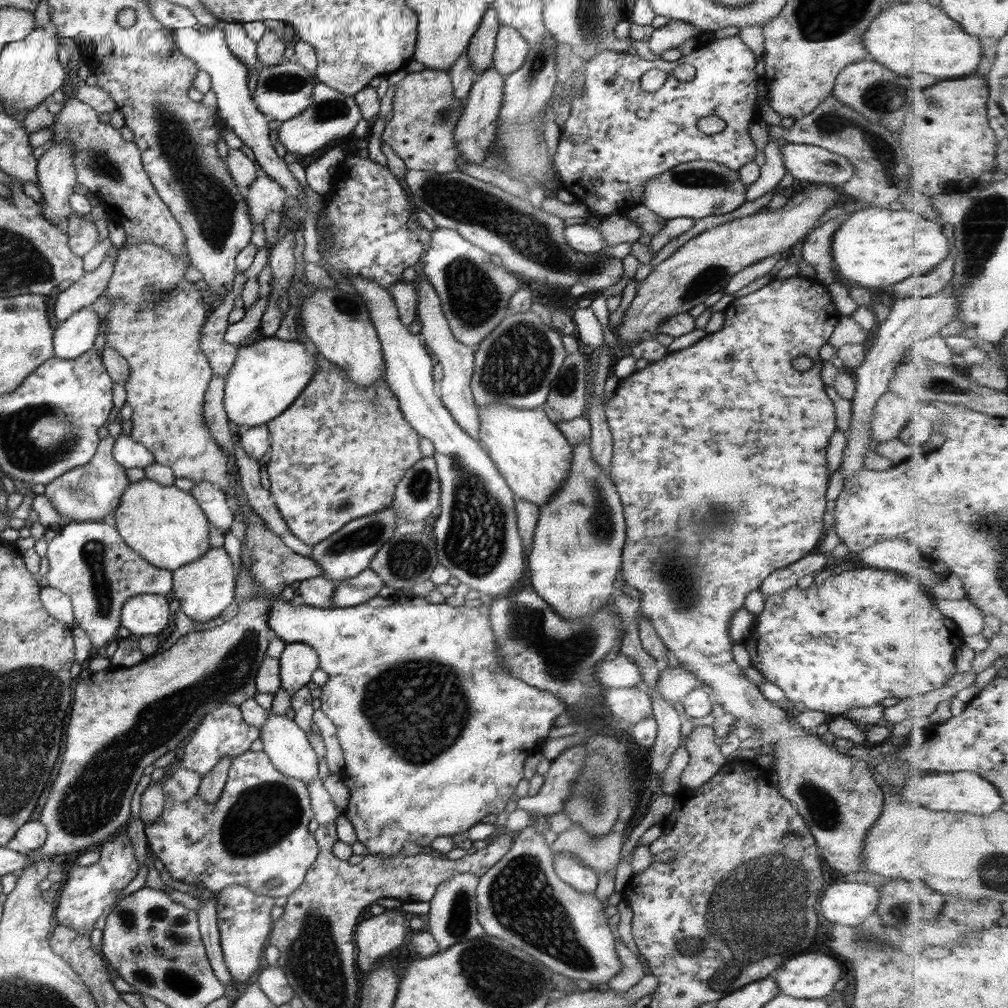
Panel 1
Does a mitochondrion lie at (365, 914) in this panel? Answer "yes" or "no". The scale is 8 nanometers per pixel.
no

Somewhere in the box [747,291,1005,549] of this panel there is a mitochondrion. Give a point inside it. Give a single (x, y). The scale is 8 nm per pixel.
(938, 384)

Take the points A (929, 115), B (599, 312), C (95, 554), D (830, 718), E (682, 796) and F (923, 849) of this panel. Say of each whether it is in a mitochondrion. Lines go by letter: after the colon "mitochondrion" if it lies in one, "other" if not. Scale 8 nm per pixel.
A: other
B: other
C: mitochondrion
D: other
E: other
F: other

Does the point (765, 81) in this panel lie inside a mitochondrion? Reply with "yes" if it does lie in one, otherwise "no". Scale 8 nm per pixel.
no

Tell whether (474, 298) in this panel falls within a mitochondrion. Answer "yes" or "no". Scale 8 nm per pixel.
yes

